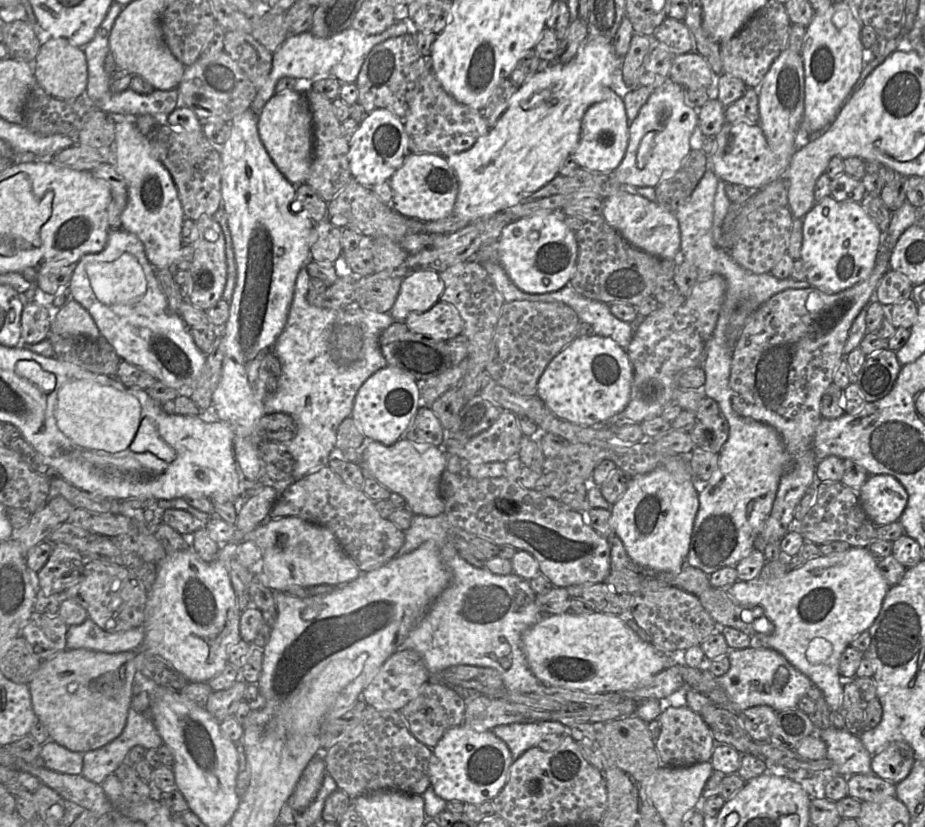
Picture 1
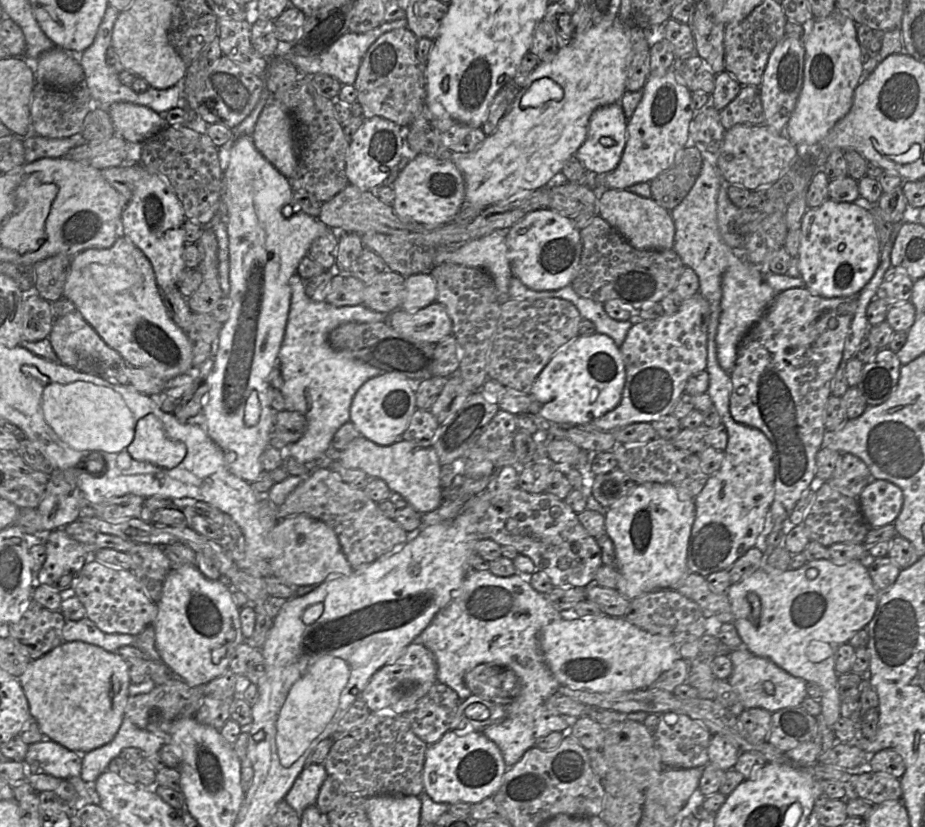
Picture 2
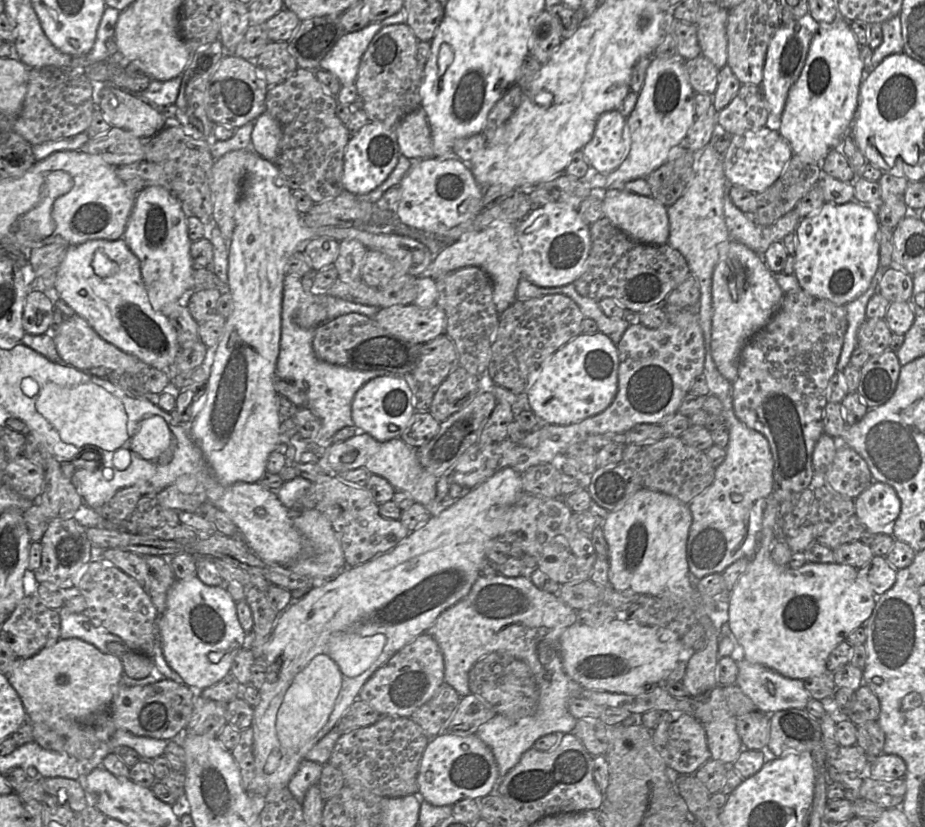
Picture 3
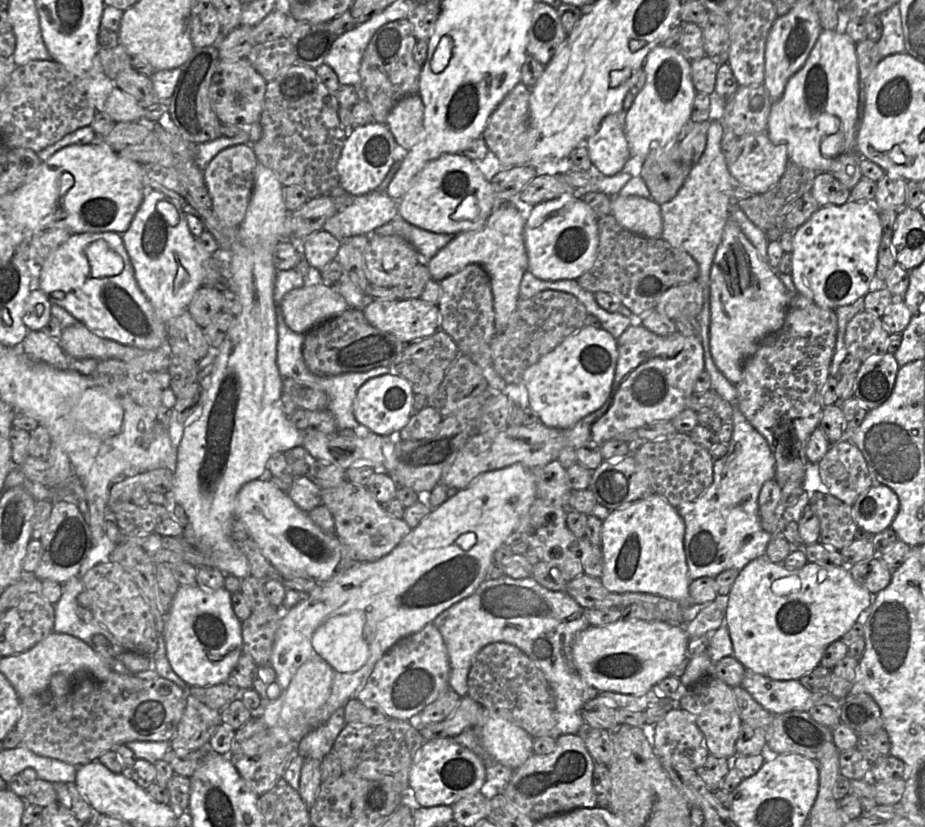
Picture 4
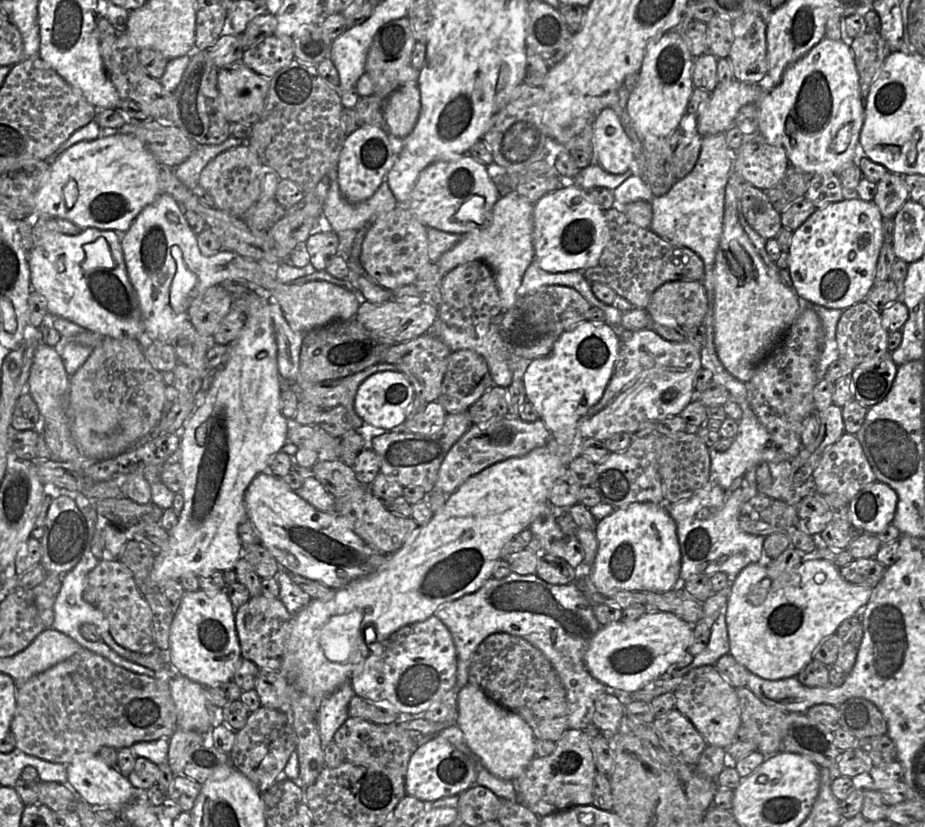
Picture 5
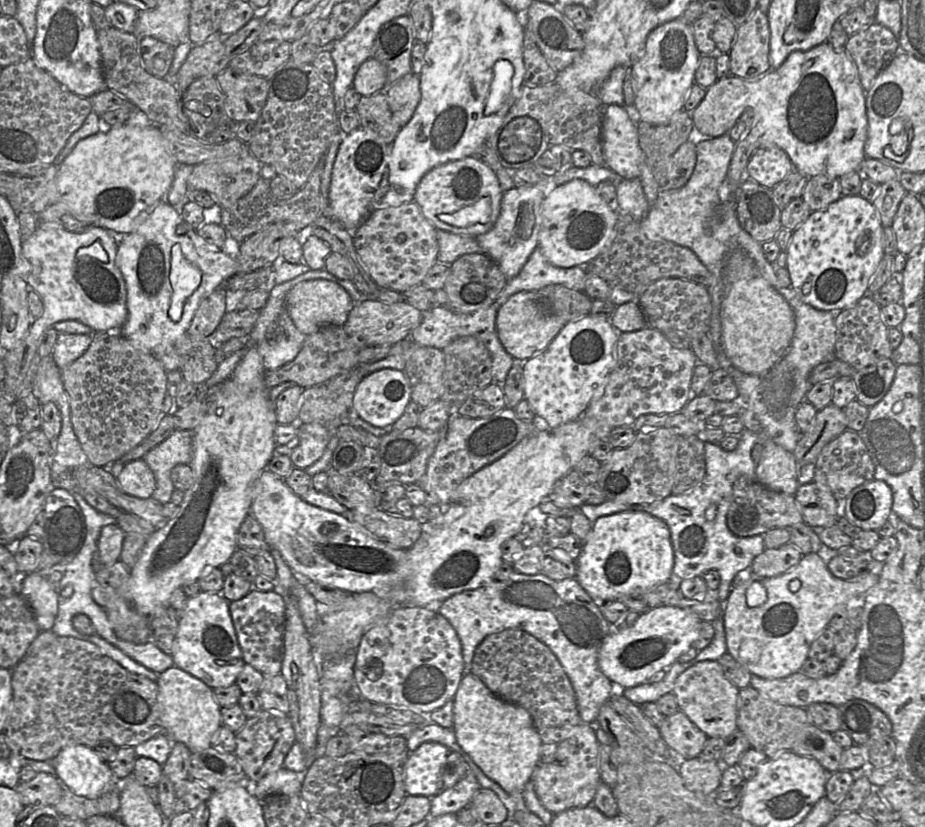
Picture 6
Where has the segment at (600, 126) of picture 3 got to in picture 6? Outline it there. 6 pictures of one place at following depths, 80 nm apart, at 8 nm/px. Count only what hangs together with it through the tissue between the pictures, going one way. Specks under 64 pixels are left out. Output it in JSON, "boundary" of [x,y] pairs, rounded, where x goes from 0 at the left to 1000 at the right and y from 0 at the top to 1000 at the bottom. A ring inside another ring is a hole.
{"boundary":[[[674,128],[652,129],[650,162],[653,200],[675,218],[690,215],[695,183],[688,151]]]}

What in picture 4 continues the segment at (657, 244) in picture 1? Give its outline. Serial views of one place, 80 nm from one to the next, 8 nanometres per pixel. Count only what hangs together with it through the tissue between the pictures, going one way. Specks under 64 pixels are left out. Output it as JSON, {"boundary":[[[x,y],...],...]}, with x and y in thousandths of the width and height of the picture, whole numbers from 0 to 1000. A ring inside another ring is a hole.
{"boundary":[[[691,237],[661,238],[661,260],[676,277],[698,287],[715,287],[714,247]]]}

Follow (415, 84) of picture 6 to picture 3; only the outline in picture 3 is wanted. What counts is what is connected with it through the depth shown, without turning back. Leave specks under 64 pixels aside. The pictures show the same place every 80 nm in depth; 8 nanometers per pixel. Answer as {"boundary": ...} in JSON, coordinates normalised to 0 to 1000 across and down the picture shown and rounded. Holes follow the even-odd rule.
{"boundary":[[[456,131],[439,139],[426,157],[434,187],[444,195],[468,191],[466,156]]]}

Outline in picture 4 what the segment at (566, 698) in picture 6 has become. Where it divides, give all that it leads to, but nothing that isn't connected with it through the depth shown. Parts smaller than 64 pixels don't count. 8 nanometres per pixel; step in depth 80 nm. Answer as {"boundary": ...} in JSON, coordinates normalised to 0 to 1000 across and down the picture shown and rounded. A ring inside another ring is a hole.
{"boundary":[[[533,776],[525,781],[523,781],[514,793],[509,808],[506,814],[506,838],[507,843],[509,843],[511,846],[520,851],[524,857],[526,857],[530,862],[535,862],[556,875],[562,878],[568,884],[570,884],[577,894],[584,892],[588,890],[597,891],[597,892],[603,892],[605,889],[603,878],[602,878],[602,863],[601,863],[601,851],[600,851],[600,844],[599,839],[597,837],[596,830],[594,825],[591,823],[590,819],[588,817],[587,813],[578,804],[578,802],[560,782],[547,778],[547,776]]]}

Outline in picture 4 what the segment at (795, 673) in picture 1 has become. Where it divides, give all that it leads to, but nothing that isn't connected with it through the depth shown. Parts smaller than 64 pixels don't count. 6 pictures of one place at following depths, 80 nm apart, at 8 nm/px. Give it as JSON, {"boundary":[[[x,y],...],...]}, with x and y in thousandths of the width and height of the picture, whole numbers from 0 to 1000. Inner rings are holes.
{"boundary":[[[806,809],[801,831],[803,831],[822,852],[837,865],[853,860],[874,861],[878,855],[889,851],[904,854],[906,856],[909,849],[904,846],[898,838],[886,839],[875,836],[864,822],[835,822],[810,809]]]}

